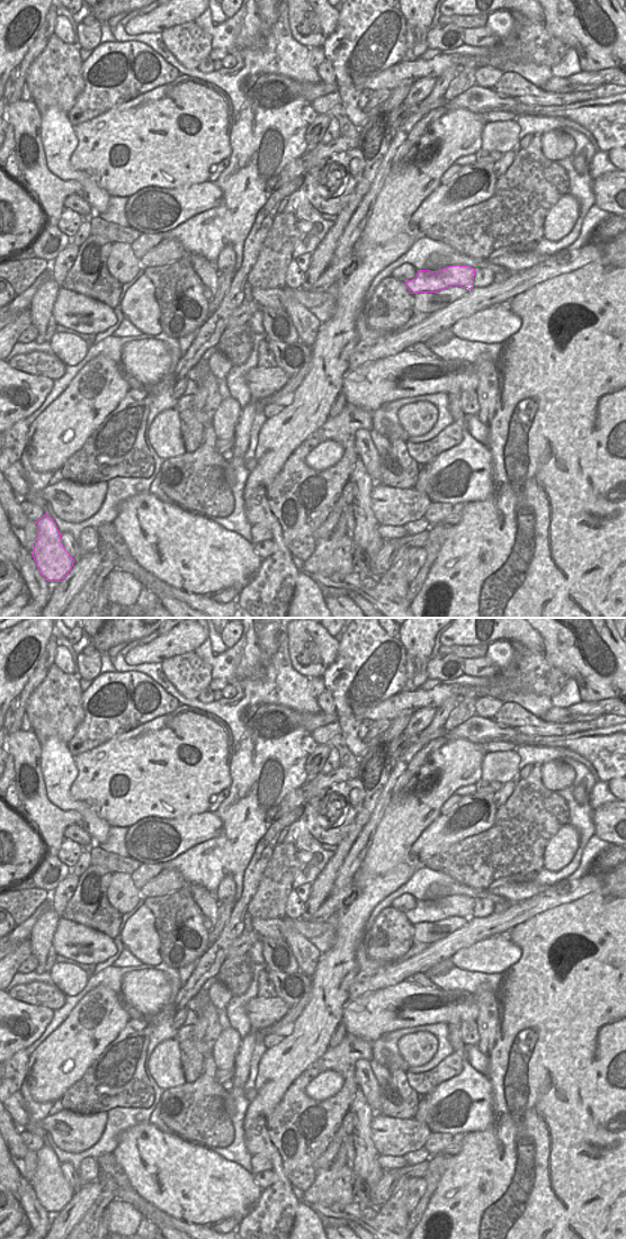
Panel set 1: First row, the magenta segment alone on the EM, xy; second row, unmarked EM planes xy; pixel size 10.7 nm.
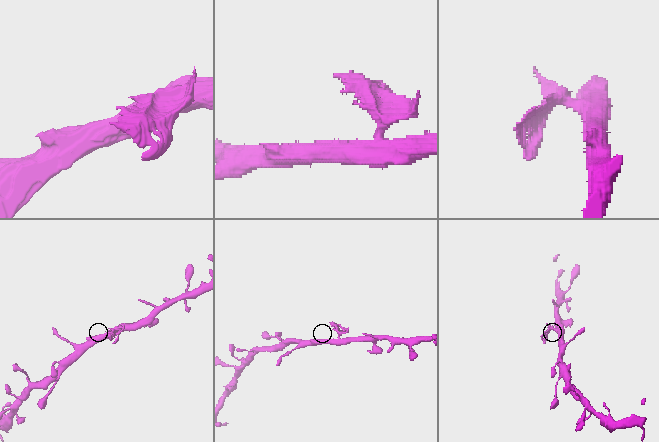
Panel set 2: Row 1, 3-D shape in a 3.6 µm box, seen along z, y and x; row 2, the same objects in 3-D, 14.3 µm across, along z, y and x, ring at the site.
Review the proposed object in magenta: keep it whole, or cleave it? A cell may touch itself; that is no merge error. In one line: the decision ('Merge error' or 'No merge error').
No merge error.

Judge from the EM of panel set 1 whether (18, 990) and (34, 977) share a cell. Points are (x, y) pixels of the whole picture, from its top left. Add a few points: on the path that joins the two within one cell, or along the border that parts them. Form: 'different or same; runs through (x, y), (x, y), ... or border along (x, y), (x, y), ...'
different; border along (51, 984), (20, 982), (11, 988)

